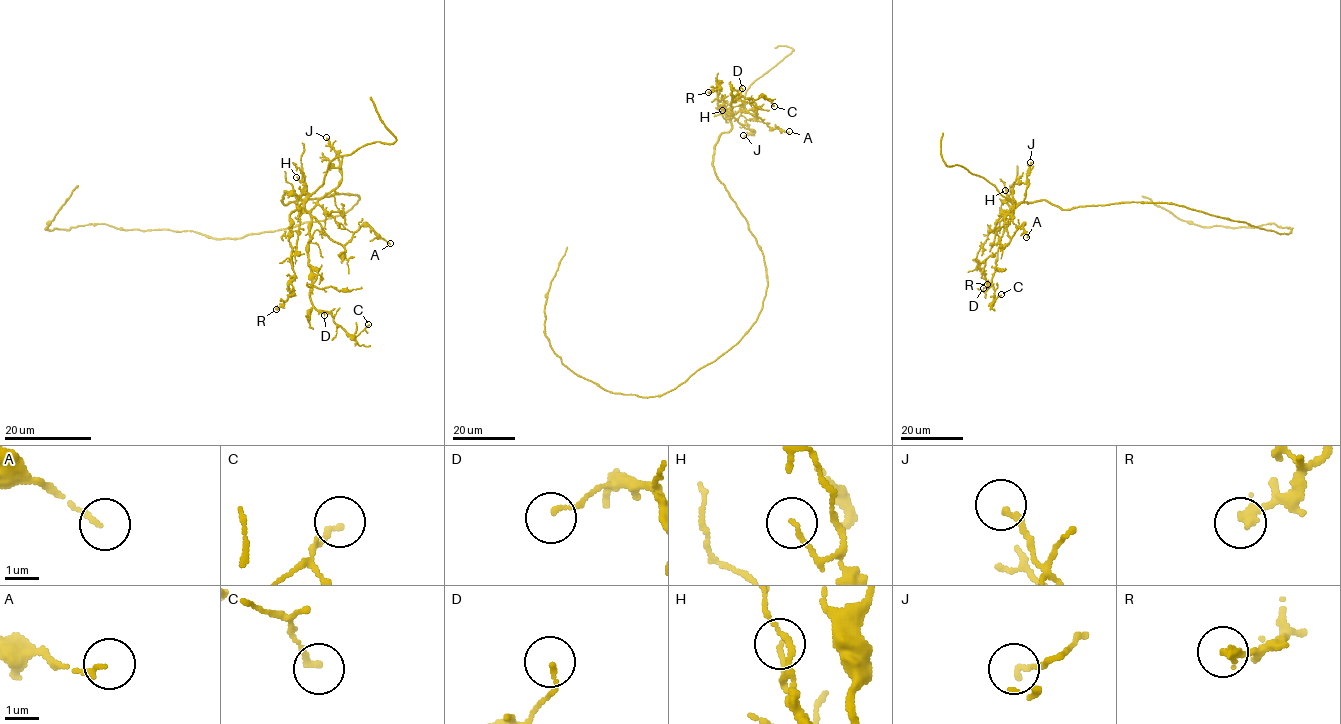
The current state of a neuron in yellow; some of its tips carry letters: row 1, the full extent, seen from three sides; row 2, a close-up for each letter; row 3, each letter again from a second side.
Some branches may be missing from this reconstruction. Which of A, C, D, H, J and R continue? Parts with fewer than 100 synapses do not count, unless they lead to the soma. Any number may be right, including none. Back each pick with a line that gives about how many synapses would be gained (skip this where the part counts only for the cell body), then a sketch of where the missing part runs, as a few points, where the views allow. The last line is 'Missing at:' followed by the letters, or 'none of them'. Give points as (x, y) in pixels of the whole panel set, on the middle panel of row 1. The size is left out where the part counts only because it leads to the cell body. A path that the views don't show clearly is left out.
Missing at: none of them

